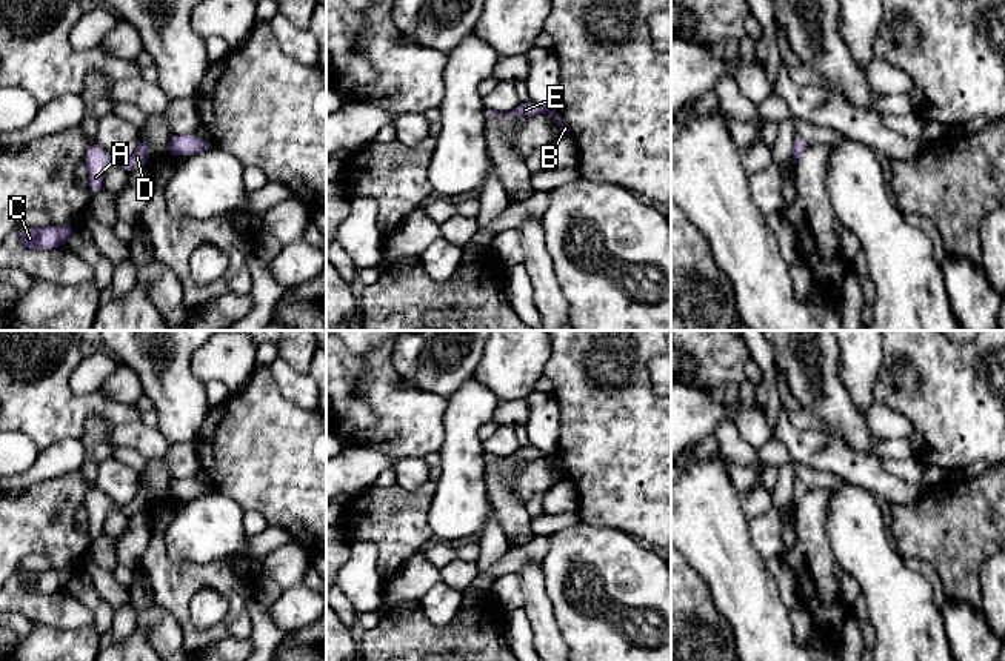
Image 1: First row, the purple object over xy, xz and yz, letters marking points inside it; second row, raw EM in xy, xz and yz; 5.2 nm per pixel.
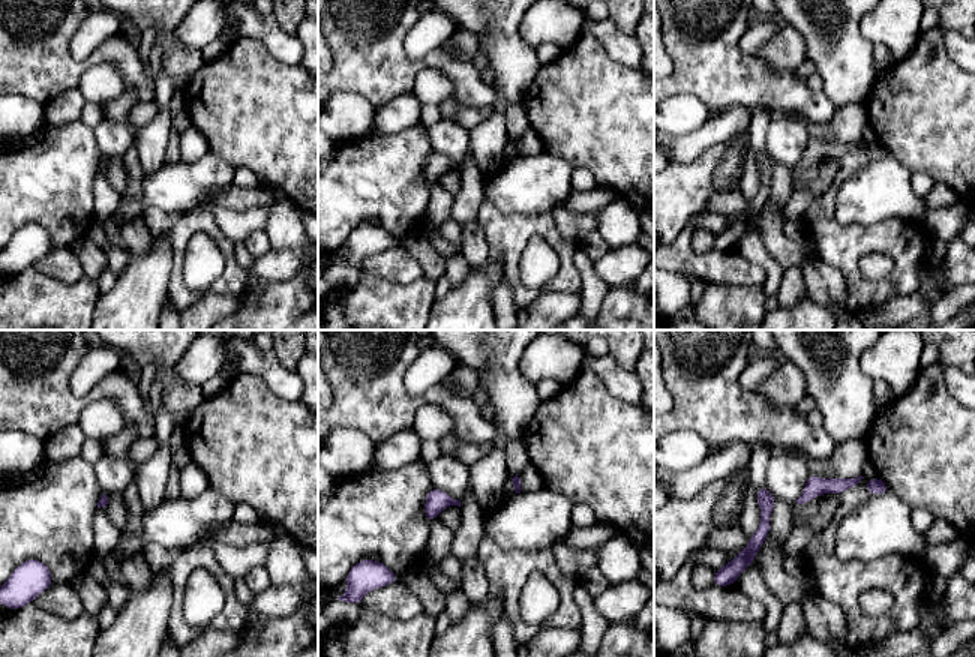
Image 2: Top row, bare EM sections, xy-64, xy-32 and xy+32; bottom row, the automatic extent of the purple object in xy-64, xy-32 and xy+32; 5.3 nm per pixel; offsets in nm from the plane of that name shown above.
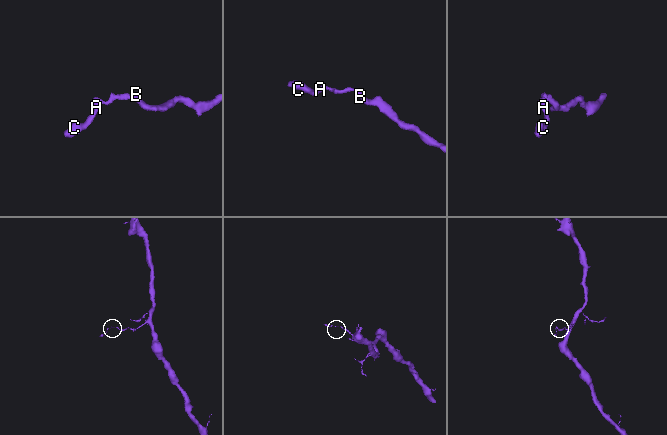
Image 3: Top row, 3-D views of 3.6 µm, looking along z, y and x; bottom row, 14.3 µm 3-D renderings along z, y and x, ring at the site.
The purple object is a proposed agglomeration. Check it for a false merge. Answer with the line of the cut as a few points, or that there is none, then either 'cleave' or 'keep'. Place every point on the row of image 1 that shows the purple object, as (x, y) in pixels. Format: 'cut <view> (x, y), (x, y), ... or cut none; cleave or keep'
cut none; keep

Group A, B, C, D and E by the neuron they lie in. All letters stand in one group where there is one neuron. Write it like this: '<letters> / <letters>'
A B C D E

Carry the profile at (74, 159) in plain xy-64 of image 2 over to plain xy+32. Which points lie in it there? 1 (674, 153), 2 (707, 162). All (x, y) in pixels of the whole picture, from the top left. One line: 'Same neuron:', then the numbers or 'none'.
Same neuron: 2

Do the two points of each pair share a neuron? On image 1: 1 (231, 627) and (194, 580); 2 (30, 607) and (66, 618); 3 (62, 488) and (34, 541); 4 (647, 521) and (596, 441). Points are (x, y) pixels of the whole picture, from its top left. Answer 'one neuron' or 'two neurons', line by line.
1: one neuron
2: one neuron
3: one neuron
4: one neuron

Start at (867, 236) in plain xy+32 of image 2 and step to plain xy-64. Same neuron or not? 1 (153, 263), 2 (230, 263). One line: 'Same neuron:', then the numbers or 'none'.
Same neuron: 2

